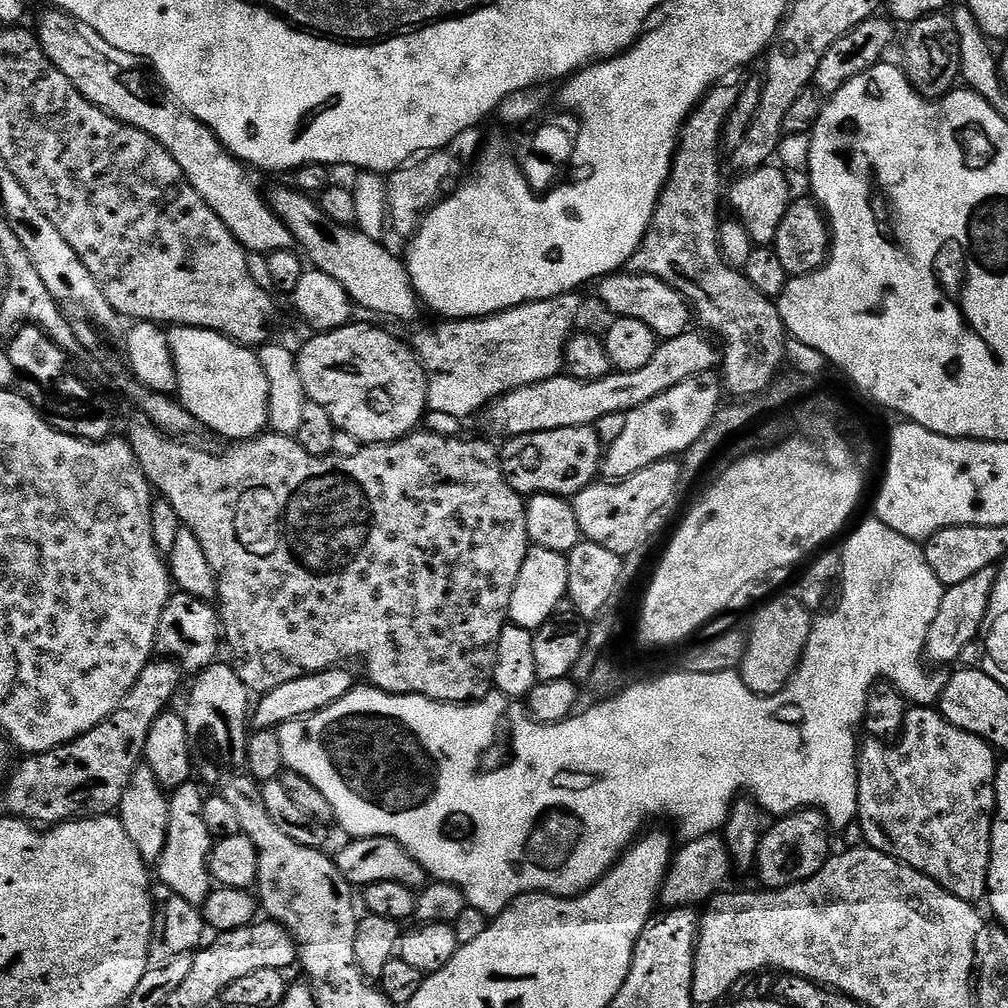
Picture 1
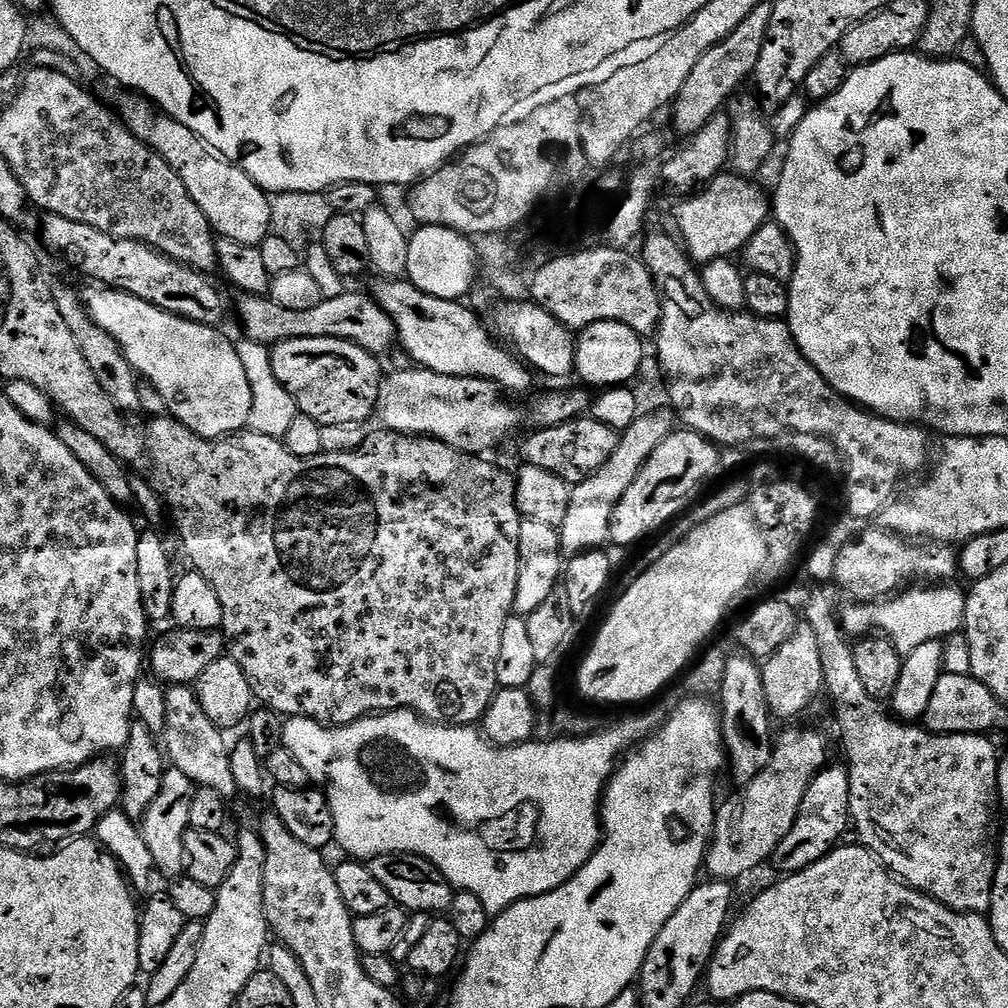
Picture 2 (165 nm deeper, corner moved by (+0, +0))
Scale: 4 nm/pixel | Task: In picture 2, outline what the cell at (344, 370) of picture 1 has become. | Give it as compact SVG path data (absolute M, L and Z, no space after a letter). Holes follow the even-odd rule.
M290 338L271 345L274 378L294 398L297 409L322 426L360 424L376 412L381 361L362 346L338 338Z

